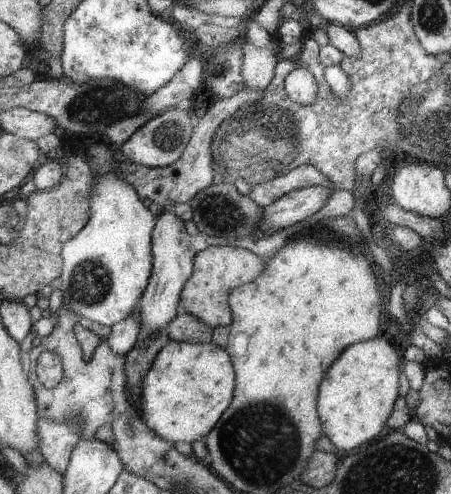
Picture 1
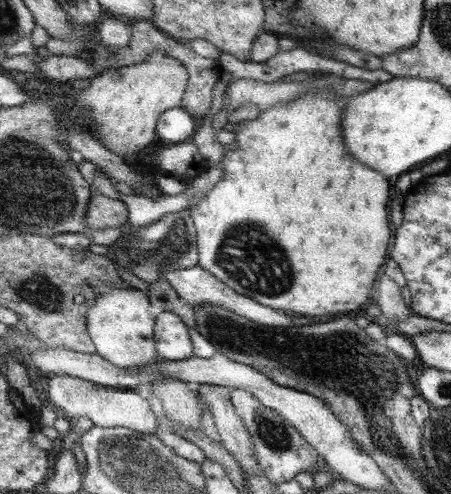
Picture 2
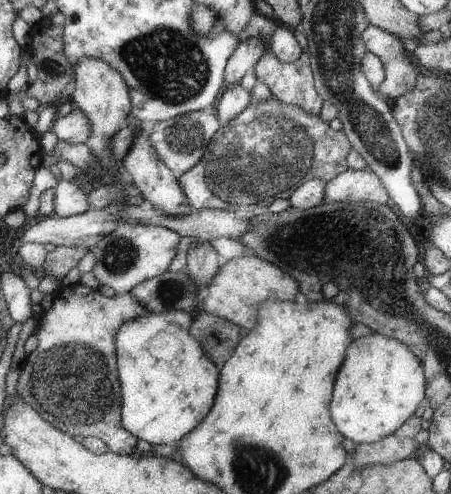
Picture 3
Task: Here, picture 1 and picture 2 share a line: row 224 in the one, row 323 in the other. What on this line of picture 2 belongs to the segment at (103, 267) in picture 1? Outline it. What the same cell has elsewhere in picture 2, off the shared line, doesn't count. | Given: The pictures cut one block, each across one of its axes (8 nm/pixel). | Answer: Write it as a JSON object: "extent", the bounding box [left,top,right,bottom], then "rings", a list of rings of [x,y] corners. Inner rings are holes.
{"extent":[87,286,159,370],"rings":[[[99,286],[101,294],[97,294],[97,302],[89,306],[87,332],[91,342],[95,344],[95,354],[111,362],[111,366],[133,370],[133,368],[149,368],[159,362],[155,336],[151,336],[153,316],[147,312],[149,302],[147,296],[135,288],[117,288],[117,286]]]}

